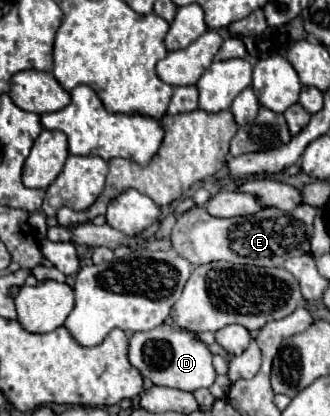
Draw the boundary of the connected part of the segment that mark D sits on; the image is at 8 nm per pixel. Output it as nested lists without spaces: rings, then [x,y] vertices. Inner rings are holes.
[[[160,325],[152,331],[144,333],[134,333],[130,339],[130,363],[144,375],[150,377],[154,385],[164,385],[164,387],[174,387],[182,391],[194,391],[198,387],[210,387],[216,379],[216,371],[212,367],[212,353],[204,343],[200,343],[190,331],[182,331],[180,327],[170,327],[170,325]]]

